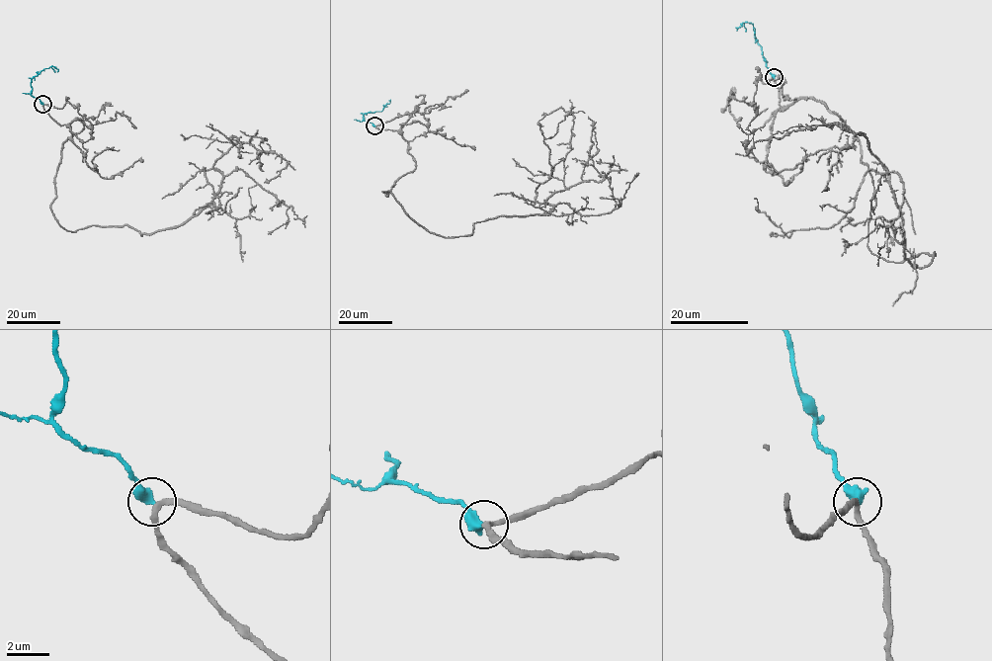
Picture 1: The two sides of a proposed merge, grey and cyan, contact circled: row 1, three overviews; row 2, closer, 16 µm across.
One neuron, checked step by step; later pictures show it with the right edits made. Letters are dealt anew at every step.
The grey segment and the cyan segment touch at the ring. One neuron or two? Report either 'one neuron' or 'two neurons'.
two neurons

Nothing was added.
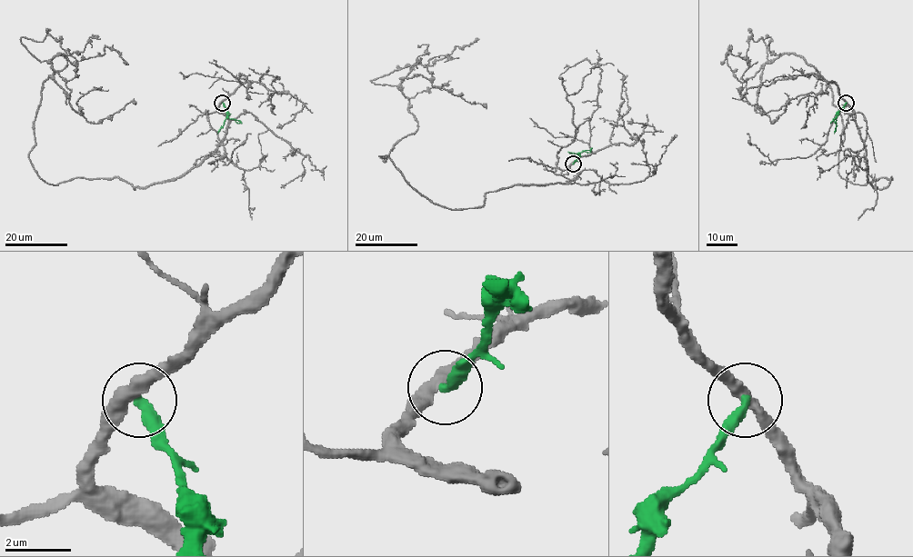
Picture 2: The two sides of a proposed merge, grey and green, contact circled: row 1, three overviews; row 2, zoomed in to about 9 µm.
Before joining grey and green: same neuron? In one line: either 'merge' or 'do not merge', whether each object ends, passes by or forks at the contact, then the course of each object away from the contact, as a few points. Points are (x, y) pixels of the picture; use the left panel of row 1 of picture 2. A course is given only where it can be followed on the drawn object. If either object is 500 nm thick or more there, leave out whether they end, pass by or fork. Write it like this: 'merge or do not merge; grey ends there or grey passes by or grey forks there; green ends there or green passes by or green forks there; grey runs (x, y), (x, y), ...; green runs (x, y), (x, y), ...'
do not merge; grey passes by; green ends there; grey runs (222, 102), (225, 138), (175, 178), (46, 183), (28, 152), (66, 59), (21, 38), (128, 64); green runs (222, 102), (226, 115), (218, 134)

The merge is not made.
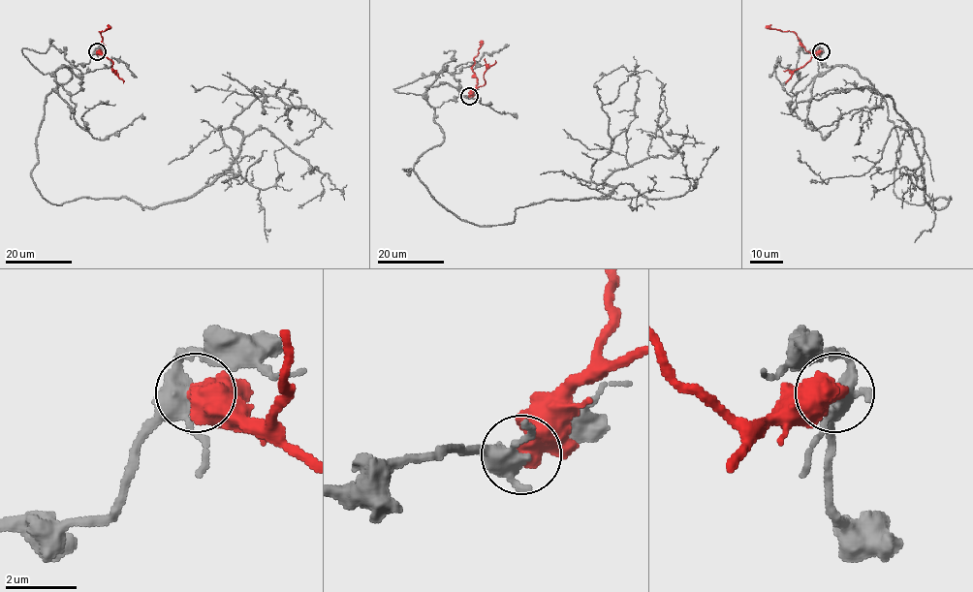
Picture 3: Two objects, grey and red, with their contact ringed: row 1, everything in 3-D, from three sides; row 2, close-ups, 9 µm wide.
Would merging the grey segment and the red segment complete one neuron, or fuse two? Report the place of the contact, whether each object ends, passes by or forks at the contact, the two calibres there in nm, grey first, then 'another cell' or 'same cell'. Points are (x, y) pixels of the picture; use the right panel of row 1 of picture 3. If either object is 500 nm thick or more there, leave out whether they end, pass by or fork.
(821, 51) | 420/700 nm | another cell

